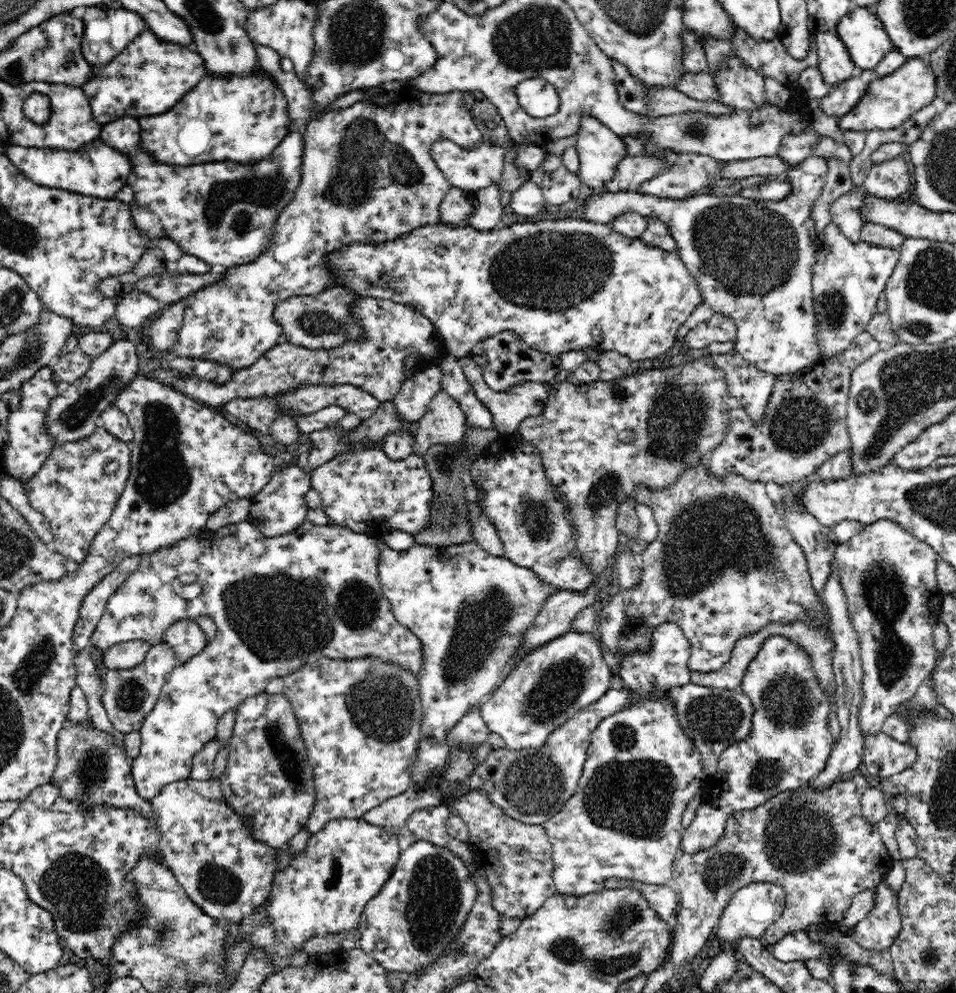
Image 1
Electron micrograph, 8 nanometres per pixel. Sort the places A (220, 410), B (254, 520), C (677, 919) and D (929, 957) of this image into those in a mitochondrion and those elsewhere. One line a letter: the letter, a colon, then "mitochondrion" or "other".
A: other
B: other
C: other
D: other

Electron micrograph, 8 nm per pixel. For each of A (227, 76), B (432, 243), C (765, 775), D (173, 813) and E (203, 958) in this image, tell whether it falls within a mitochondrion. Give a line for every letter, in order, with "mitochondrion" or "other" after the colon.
A: other
B: mitochondrion
C: mitochondrion
D: other
E: mitochondrion

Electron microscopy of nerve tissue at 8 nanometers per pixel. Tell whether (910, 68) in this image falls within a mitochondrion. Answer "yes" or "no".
no

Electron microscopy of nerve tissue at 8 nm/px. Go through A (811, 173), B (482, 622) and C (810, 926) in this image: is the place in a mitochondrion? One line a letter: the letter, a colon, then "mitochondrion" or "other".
A: other
B: mitochondrion
C: other

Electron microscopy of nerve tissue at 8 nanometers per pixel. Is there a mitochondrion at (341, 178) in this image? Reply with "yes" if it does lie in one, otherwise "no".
yes

